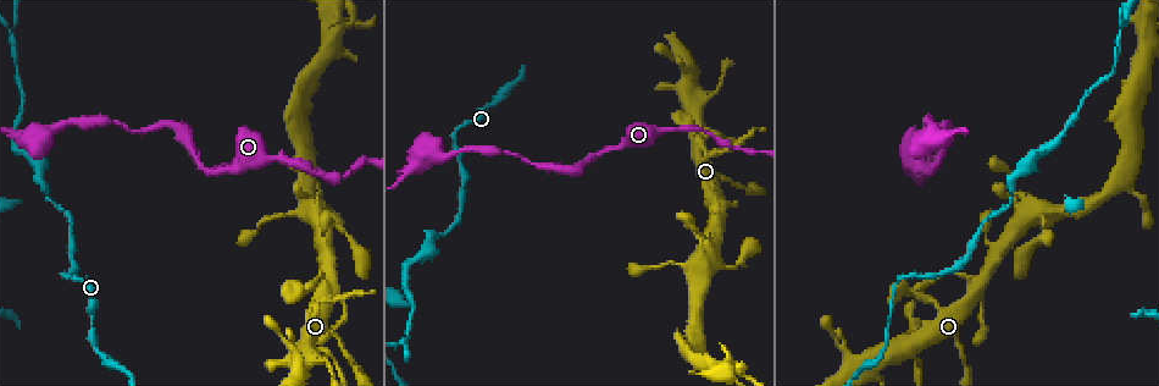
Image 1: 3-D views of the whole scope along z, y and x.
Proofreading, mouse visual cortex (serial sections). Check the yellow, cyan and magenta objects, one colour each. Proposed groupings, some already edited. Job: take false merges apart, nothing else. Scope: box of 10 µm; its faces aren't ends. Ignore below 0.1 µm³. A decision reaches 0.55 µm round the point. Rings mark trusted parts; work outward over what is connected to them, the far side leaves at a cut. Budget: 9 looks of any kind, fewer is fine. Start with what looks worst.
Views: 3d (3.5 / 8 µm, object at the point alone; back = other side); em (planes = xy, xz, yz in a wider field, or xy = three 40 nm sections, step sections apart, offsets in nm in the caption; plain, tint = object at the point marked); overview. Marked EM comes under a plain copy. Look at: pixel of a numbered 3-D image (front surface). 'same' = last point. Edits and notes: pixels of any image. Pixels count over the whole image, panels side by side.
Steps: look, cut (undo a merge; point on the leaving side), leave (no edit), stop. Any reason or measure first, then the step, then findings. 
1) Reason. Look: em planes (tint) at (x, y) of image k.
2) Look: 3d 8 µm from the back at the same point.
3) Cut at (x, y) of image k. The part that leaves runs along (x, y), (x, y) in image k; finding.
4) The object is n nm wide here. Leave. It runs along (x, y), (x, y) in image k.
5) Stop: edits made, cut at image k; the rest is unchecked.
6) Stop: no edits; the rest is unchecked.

Thick turns thin. Look: 3d 3.5 µm at (676, 129) of image 1.

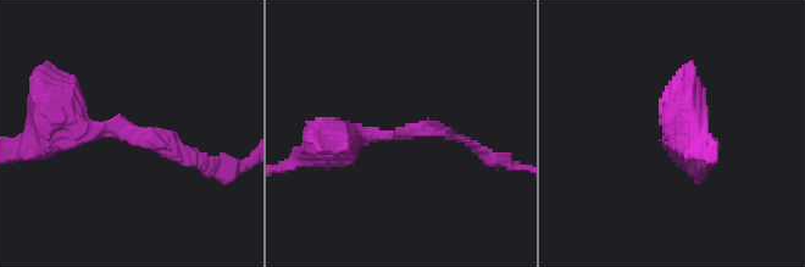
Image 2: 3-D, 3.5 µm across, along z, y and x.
Now the EM. Look: em xy step 5 (tint) at (127, 128) of image 2.

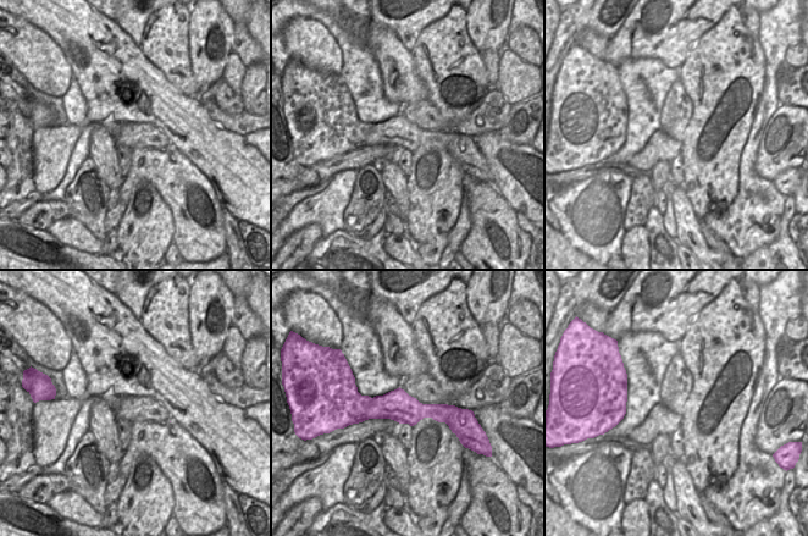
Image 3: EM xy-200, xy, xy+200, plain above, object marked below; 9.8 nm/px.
Another direction. Look: em planes (tint) at the same point.

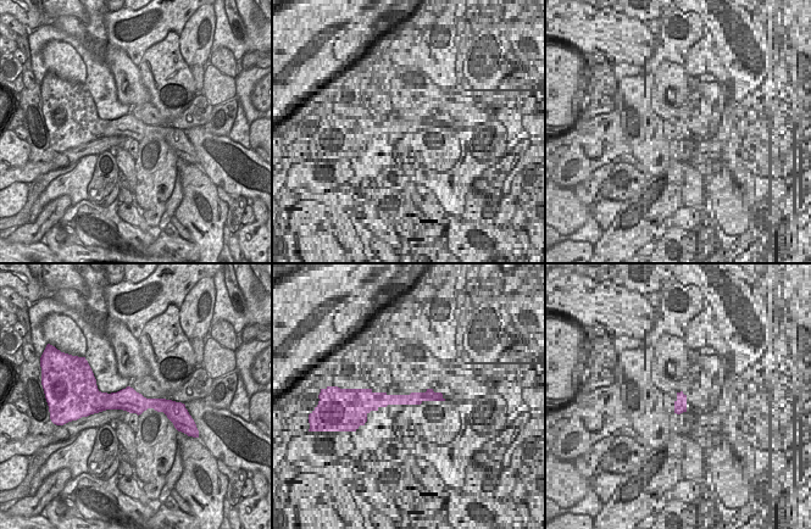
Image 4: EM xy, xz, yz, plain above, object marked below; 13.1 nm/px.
The object is 300 nm wide here. Leave. It runs along (96, 396), (103, 401), (173, 408) in image 4; one cell here.

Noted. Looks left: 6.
Small branch off a trunk. Look: 3d 3.5 µm at (978, 287) of image 1.

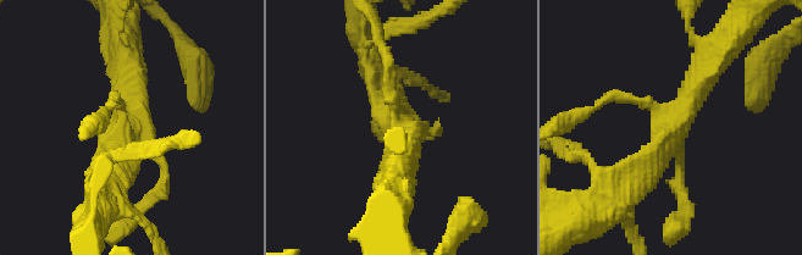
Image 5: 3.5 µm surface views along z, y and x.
Need the tissue. Look: em xy step 3 (tint) at (396, 123) of image 5.

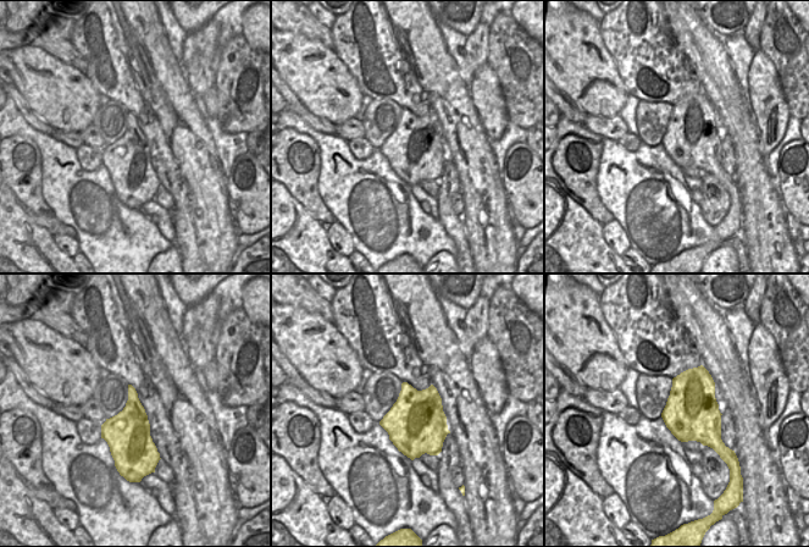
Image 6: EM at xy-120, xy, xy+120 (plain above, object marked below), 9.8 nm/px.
Look: em xy step 5 (tint) at the same point.

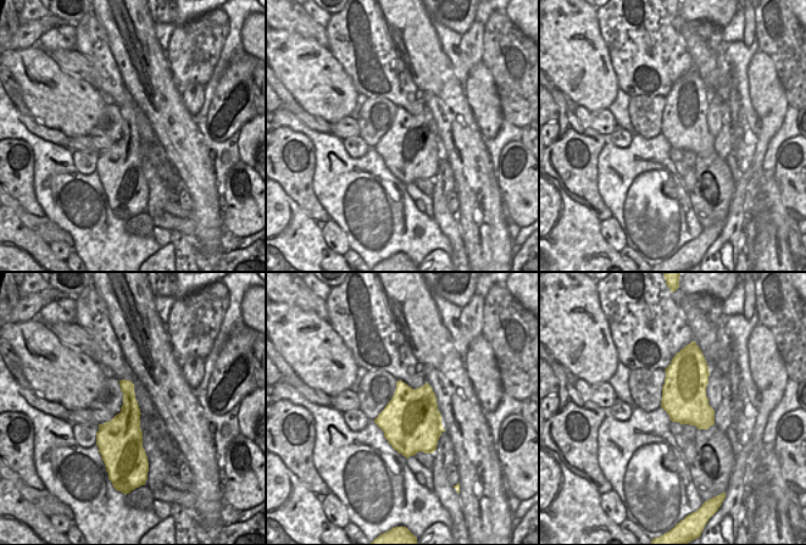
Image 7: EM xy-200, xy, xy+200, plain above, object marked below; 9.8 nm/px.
Leave. It runs along (624, 193), (652, 164), (708, 62) in image 5; all the same cell.

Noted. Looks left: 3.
Look: 3d 3.5 µm from the back at (928, 174) of image 1.

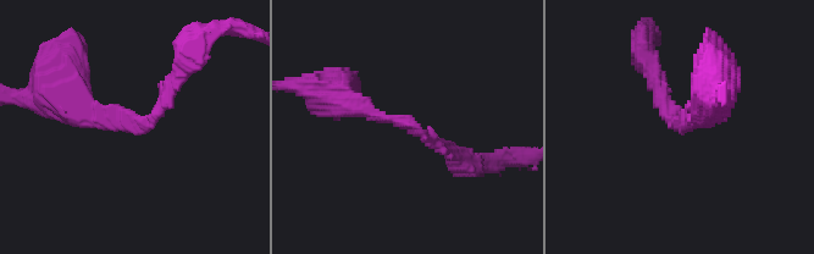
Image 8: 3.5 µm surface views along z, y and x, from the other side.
The arms are 150, 400 nm wide; shape alone is not enough. Look: em planes (tint) at (686, 126) of image 8.

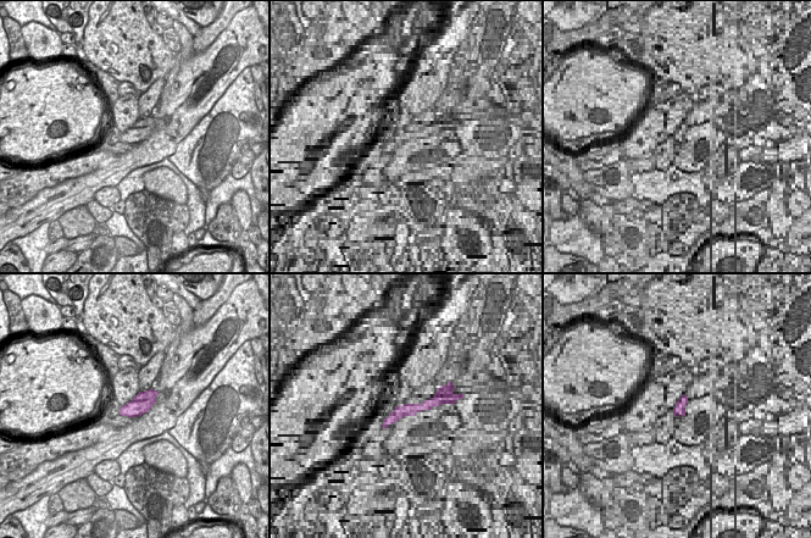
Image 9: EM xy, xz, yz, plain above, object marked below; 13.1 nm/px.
Leave. It runs along (339, 98), (452, 154) in image 8; one cell here.

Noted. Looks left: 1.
Stop: no edits; the rest is unchecked.

